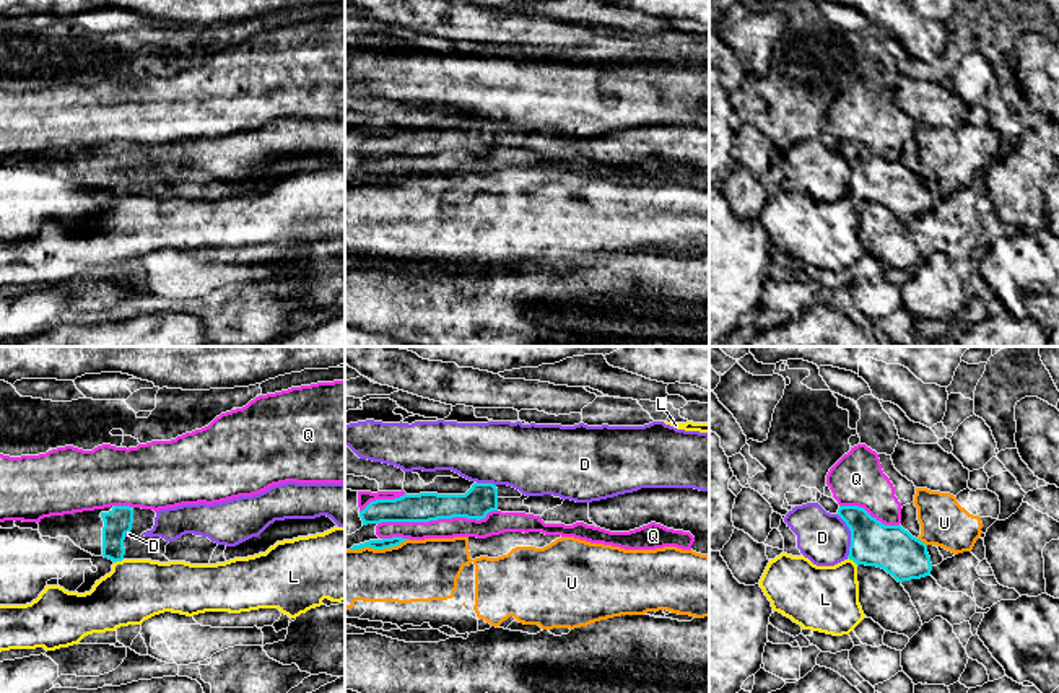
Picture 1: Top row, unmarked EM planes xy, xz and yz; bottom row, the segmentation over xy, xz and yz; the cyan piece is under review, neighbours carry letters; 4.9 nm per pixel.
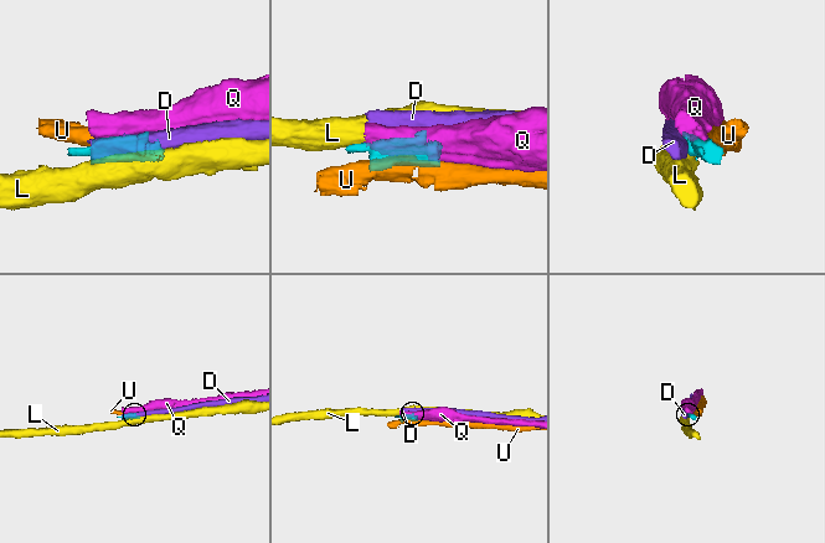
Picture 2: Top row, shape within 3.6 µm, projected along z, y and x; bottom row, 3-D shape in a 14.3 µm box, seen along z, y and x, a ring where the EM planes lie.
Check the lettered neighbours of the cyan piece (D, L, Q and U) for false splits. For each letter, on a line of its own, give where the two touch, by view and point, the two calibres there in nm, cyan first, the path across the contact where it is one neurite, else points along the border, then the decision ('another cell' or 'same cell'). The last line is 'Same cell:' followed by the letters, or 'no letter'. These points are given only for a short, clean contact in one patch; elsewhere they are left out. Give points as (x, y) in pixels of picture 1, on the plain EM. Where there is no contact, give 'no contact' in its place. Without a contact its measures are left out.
D: contact yz (851, 171); calibres 220 and 260 nm; border yz (836, 150), (849, 166), (848, 192); another cell
L: contact yz (853, 196); calibres 220 and 320 nm; another cell
Q: contact xz (436, 155); calibres 160 and 100 nm; another cell
U: contact xz (379, 184); calibres 50 and 300 nm; another cell
Same cell: no letter

